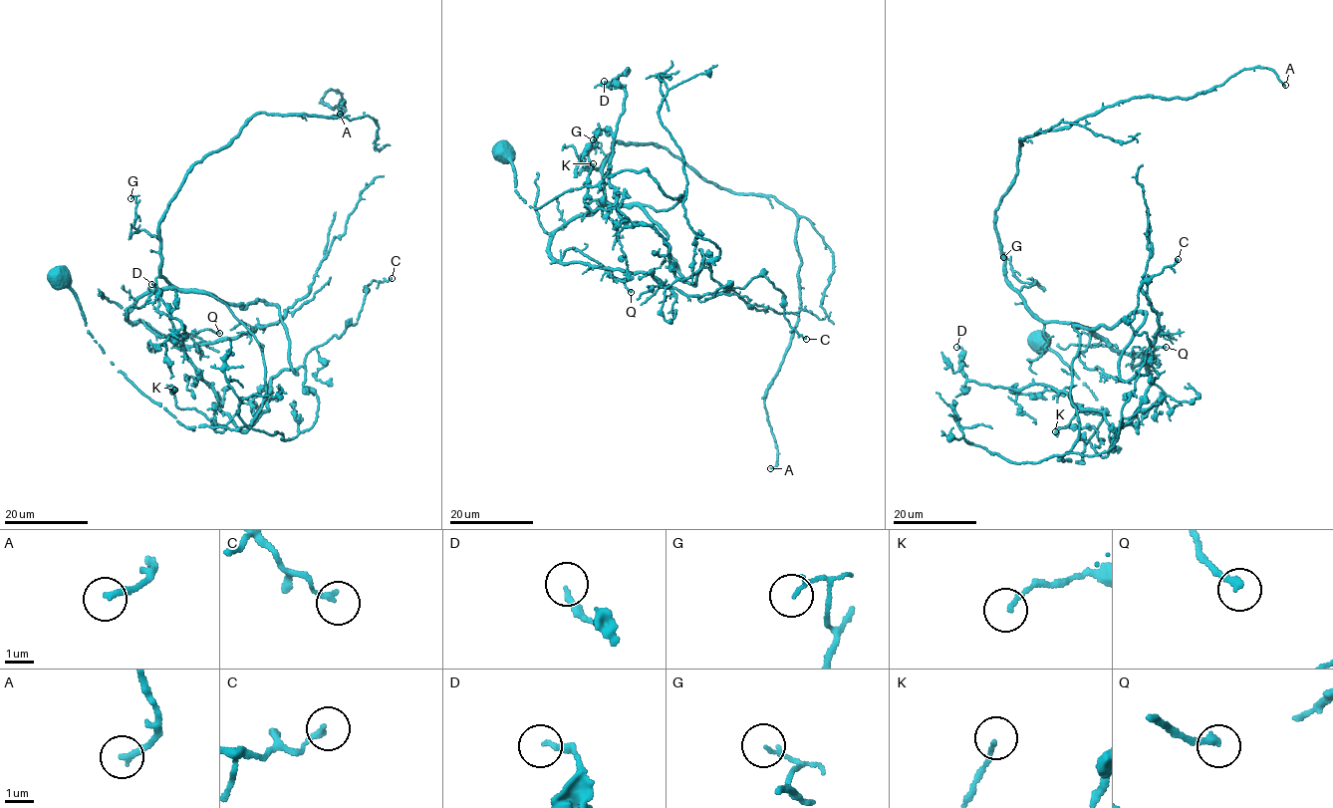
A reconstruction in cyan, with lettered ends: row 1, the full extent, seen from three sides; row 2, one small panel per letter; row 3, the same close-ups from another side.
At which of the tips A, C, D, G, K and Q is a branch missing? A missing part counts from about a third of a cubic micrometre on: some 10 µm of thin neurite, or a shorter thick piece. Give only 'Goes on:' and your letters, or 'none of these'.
Goes on: none of these

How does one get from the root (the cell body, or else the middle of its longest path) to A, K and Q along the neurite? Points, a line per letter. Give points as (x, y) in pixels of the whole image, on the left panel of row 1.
A: (61, 274), (145, 396), (247, 426), (260, 342), (160, 275), (160, 218), (253, 116), (340, 114)
K: (61, 274), (189, 428), (247, 426), (265, 394), (211, 295), (278, 309), (297, 375), (247, 428), (174, 390)
Q: (61, 274), (110, 362), (189, 428), (251, 424), (260, 342), (203, 292), (149, 291), (129, 314), (219, 333)

